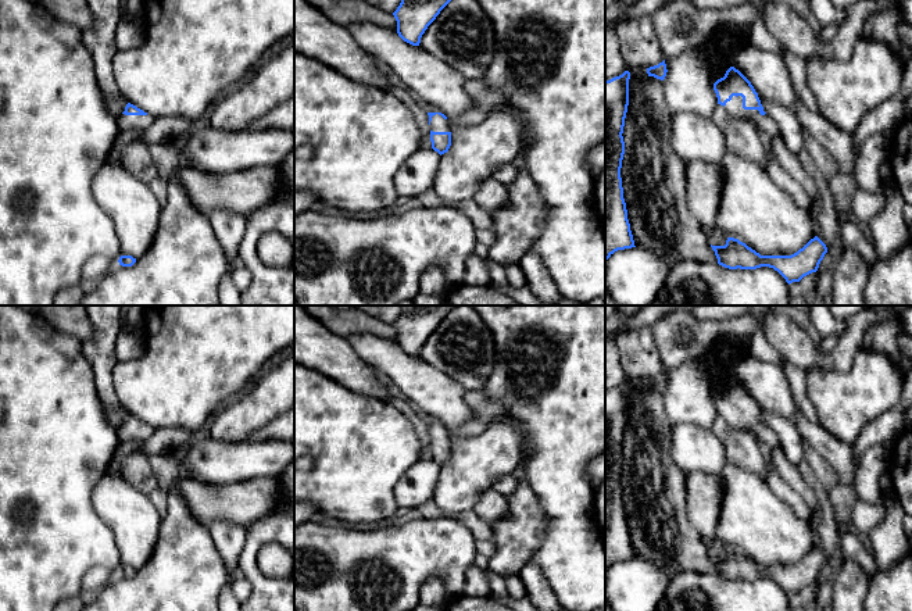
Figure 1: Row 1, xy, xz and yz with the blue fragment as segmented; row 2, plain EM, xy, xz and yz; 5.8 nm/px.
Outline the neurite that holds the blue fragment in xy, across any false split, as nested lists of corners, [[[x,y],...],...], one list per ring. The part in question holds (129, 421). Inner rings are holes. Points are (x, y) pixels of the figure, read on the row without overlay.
[[[128,414],[122,426],[117,430],[119,444],[128,440],[147,440],[155,428],[151,425],[144,424],[143,421],[137,419],[136,417]]]

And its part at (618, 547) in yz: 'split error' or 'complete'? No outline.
complete

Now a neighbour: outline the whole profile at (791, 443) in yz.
[[[761,412],[761,415],[766,426],[777,435],[780,449],[788,462],[797,468],[804,458],[804,440],[795,424],[773,412]]]

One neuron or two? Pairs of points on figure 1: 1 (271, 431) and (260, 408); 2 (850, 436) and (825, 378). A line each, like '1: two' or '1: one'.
1: two
2: one

